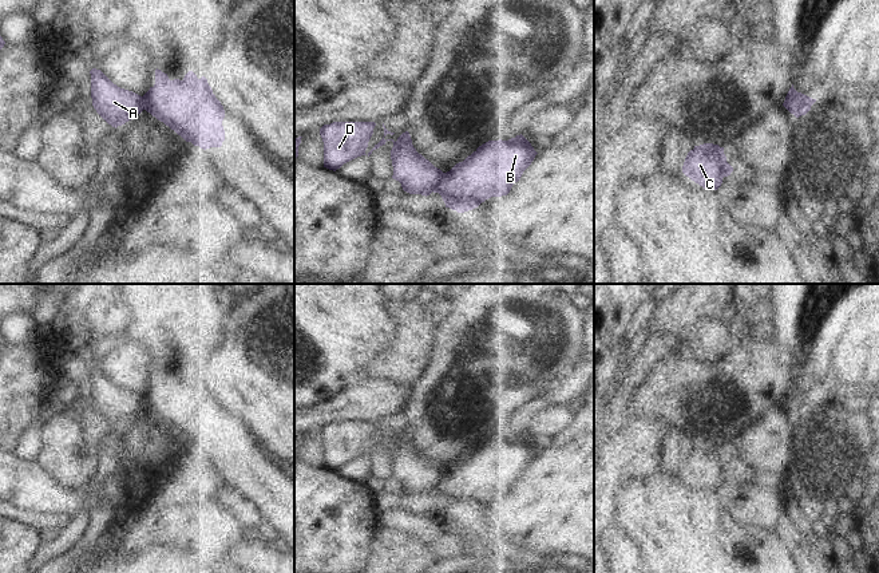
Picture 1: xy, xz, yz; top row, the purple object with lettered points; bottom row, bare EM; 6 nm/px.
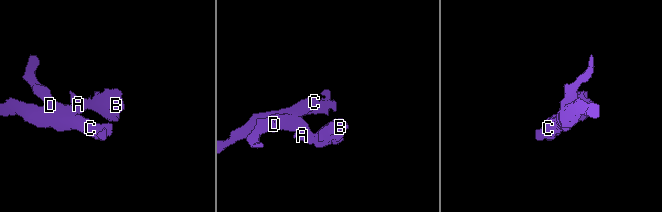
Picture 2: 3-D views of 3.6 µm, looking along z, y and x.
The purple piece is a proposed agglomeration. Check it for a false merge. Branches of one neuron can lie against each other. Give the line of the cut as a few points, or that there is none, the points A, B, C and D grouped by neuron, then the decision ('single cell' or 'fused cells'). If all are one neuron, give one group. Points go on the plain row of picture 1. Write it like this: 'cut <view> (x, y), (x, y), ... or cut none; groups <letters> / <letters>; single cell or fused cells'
cut xz (444, 473), (438, 492); groups A C D / B; fused cells

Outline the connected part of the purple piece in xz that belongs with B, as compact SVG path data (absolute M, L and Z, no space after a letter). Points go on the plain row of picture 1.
M522 434L508 440L488 440L463 462L456 463L450 471L444 473L437 491L446 507L458 513L472 510L491 497L507 495L536 454L531 443Z

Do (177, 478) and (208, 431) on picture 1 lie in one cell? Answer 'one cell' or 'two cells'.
two cells

